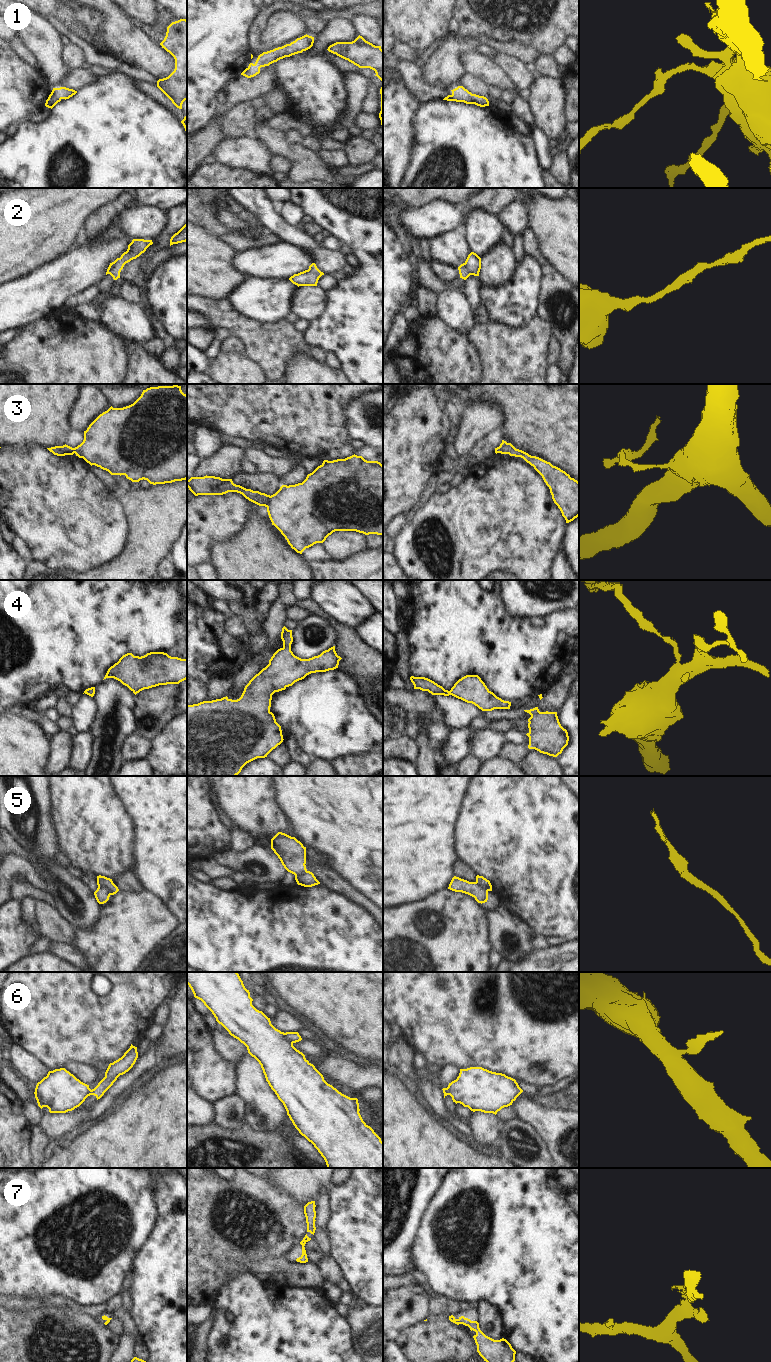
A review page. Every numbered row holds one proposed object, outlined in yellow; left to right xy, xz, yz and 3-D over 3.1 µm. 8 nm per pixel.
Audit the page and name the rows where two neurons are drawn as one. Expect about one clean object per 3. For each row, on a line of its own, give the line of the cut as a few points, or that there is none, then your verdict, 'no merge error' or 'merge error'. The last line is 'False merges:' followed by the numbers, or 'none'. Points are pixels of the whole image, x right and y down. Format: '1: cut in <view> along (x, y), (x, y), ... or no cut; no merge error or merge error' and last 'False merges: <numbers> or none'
1: no cut; no merge error
2: no cut; no merge error
3: cut in xz along (270, 496), (266, 506); merge error
4: no cut; no merge error
5: cut in xy along (98, 885), (105, 888), (111, 894); merge error
6: cut in xz along (284, 1033), (284, 1037), (292, 1043); merge error
7: no cut; no merge error
False merges: 3, 5, 6

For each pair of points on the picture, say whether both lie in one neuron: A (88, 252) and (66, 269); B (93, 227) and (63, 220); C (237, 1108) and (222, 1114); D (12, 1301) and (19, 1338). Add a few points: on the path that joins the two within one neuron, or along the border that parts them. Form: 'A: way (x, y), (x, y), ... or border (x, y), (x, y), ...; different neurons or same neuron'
A: way (83, 257), (71, 269); same neuron
B: border (100, 207), (88, 216), (81, 235); different neurons
C: way (233, 1108), (226, 1113); same neuron
D: border (37, 1307), (10, 1310); different neurons

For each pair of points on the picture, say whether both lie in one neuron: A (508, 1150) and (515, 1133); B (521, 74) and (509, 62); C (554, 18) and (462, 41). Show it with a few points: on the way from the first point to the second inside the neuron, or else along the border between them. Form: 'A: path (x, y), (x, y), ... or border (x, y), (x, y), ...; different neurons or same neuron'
A: path (512, 1146), (515, 1143), (515, 1137); same neuron
B: path (518, 71), (512, 65); same neuron
C: border (465, 32), (485, 32), (493, 37), (511, 41); different neurons

